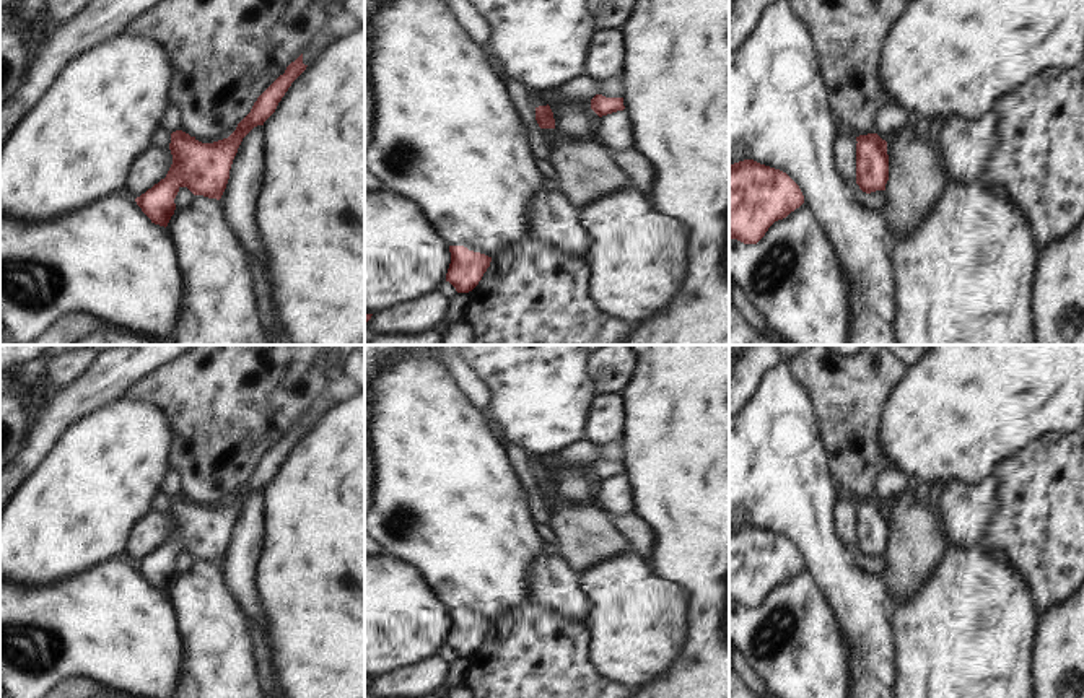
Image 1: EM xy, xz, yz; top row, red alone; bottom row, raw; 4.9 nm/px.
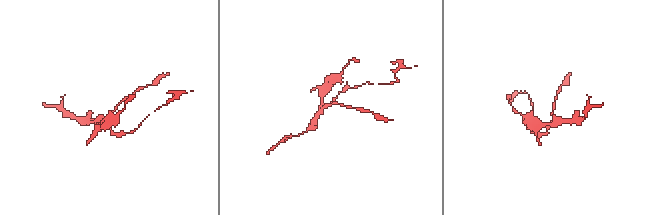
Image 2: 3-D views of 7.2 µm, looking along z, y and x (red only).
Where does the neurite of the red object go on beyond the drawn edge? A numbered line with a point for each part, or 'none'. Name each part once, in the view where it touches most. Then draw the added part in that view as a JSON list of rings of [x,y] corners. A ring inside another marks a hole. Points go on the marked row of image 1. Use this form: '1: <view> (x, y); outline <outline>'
none

